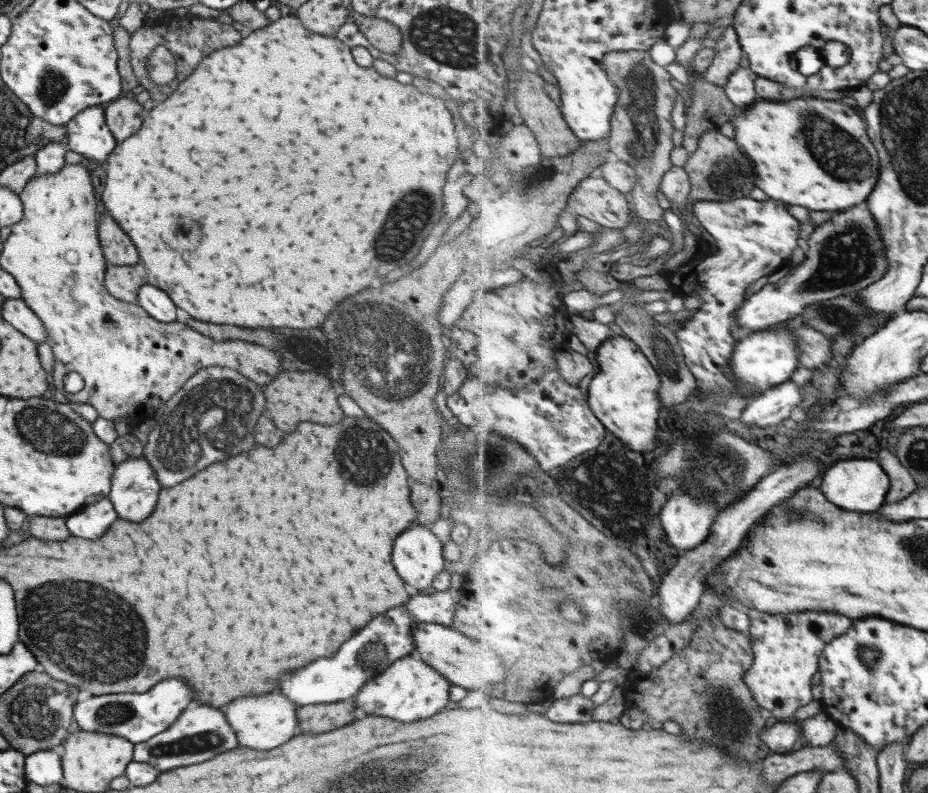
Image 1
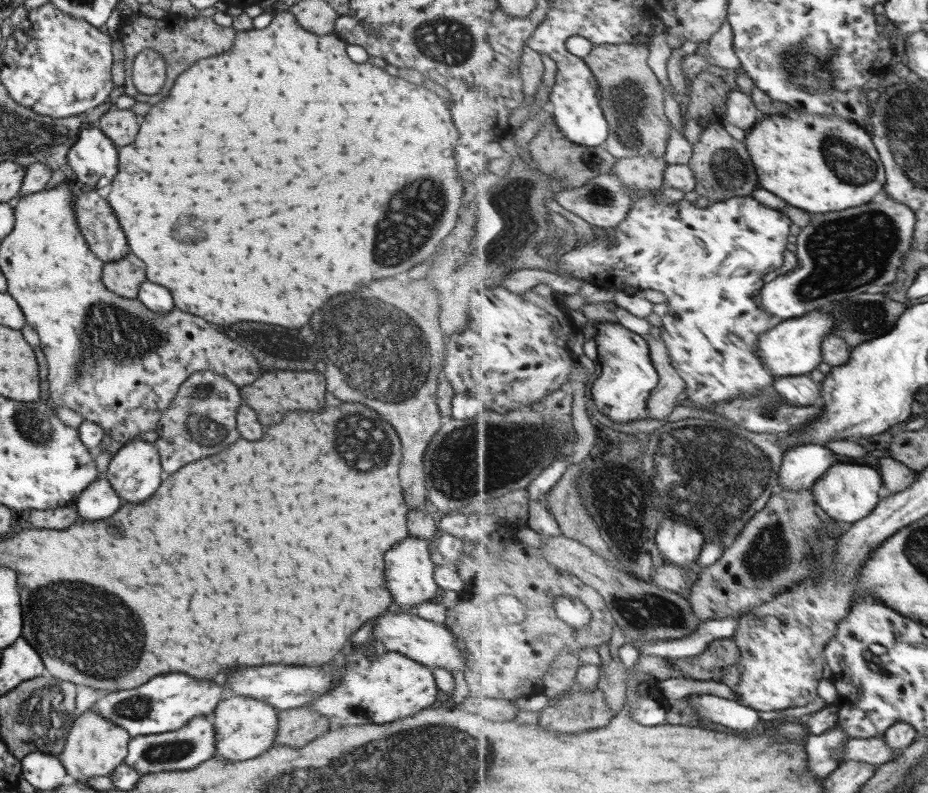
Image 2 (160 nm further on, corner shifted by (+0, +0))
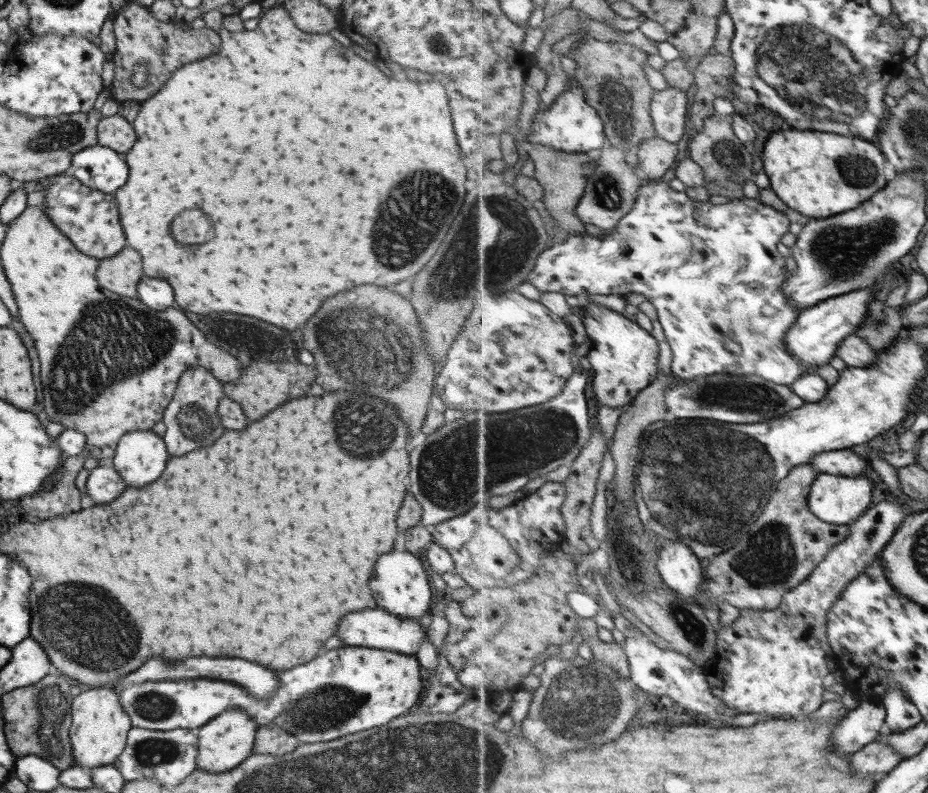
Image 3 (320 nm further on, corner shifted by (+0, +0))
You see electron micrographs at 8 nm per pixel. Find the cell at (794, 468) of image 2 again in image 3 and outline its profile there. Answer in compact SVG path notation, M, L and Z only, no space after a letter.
M852 449L832 450L823 452L811 463L819 470L820 474L844 474L846 476L862 476L868 472L867 457L862 457Z

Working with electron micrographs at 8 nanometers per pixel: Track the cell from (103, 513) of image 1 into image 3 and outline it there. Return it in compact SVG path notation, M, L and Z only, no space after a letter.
M98 465L89 470L86 494L90 495L89 505L108 504L117 499L127 487L126 481L113 466Z

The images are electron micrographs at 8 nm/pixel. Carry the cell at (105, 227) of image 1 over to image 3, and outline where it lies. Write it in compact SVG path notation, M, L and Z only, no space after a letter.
M68 172L49 177L49 184L43 191L46 199L44 204L46 215L84 254L92 258L105 259L118 254L126 246L118 206L111 194L88 188Z

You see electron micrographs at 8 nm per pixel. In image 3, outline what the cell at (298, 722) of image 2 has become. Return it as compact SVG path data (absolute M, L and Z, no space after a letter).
M277 726L259 727L253 744L253 754L280 755L292 752L299 744L299 740L289 732Z

